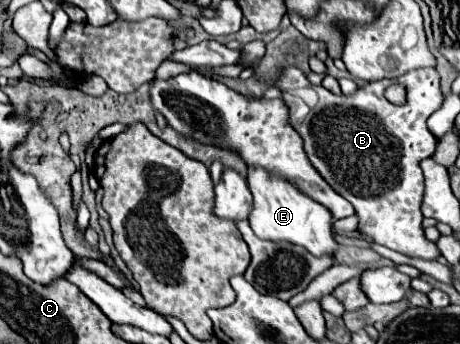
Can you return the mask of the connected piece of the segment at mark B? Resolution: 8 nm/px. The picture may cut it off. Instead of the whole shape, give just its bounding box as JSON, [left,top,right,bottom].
[277,67,443,261]

